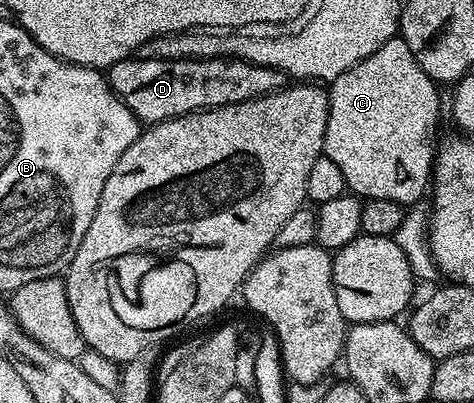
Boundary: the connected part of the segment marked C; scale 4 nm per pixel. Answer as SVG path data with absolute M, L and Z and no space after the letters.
M400 36L387 40L379 52L371 52L367 60L359 60L355 68L347 68L347 72L333 79L328 87L329 115L323 154L335 160L335 165L343 171L346 187L354 195L365 200L391 200L406 208L412 207L412 202L419 201L424 194L426 197L435 161L437 121L441 118L437 90L438 83L419 68L419 60L411 56L411 48L407 48Z

